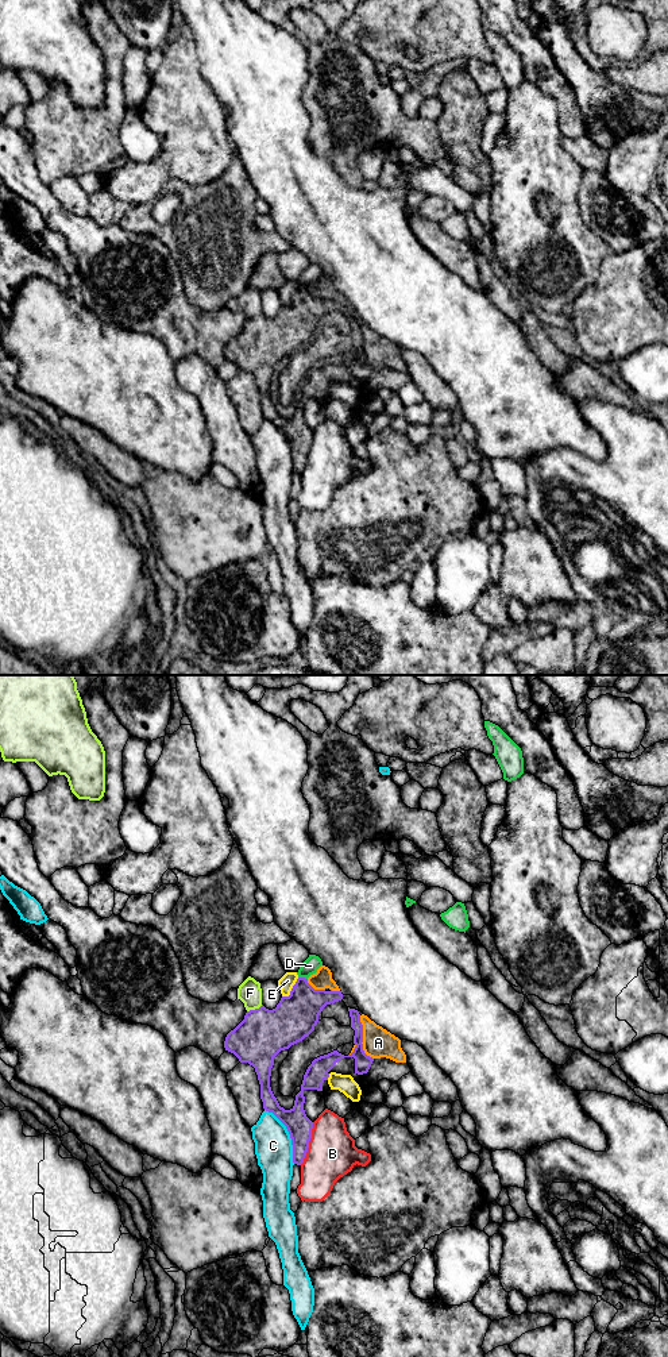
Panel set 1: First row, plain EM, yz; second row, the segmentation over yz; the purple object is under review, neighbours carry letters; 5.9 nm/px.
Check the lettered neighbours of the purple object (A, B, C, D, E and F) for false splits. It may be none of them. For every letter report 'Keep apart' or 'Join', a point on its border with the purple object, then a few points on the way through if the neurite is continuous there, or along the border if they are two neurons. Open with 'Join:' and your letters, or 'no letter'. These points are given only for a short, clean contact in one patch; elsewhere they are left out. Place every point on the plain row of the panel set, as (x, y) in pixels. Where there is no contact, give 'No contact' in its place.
Join: no letter
A: Keep apart. Touches purple at yz (362, 347)
B: Keep apart. Touches purple at yz (308, 453)
C: Keep apart. Touches purple at yz (289, 442)
D: Keep apart. Touches purple at yz (302, 286). Boundary: yz (298, 285), (307, 288)
E: Keep apart. Touches purple at yz (292, 299)
F: Keep apart. Touches purple at yz (255, 317)

